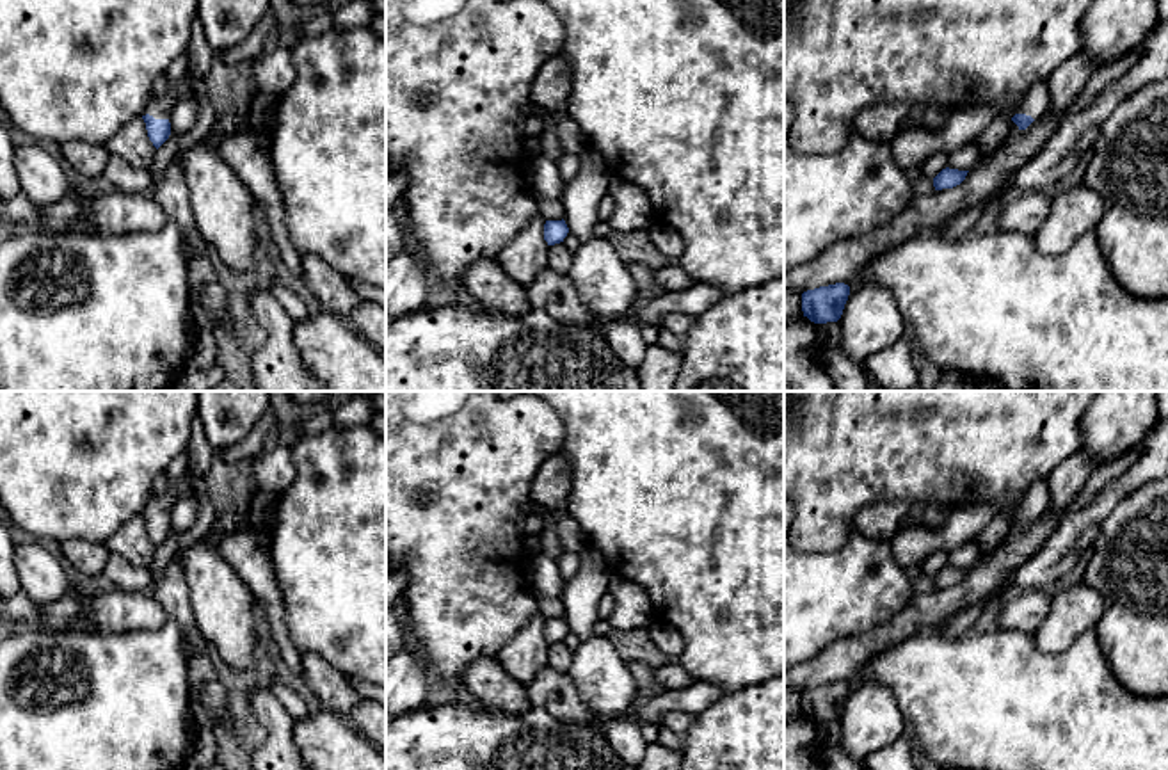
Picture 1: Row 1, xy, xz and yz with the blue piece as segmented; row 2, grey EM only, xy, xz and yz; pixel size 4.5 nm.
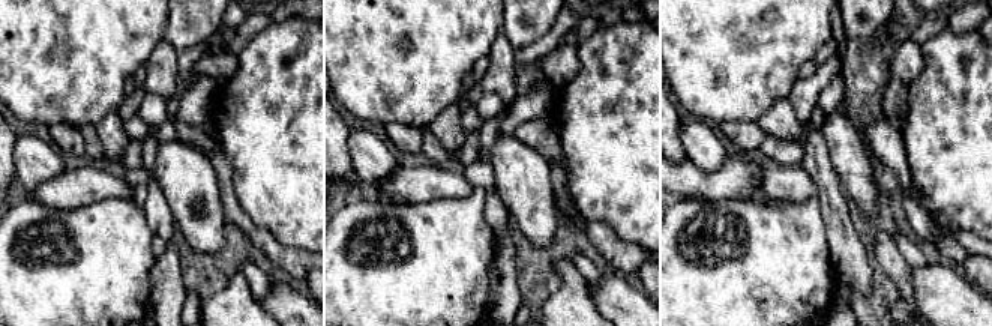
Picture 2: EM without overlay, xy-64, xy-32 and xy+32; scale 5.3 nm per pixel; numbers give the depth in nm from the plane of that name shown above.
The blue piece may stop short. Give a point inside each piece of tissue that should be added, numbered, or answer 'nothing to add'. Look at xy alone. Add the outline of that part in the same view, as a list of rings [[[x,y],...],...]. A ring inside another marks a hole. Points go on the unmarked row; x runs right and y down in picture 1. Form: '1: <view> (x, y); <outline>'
1: xy (160, 505); [[[187,473],[176,480],[174,484],[169,484],[164,493],[151,494],[148,507],[142,514],[149,512],[155,517],[171,517],[171,510],[174,503],[183,496],[183,491],[190,484],[190,473]]]

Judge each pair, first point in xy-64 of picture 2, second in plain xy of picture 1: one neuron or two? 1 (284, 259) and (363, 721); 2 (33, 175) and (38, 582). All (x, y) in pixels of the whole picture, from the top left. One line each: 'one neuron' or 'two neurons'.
1: two neurons
2: one neuron

